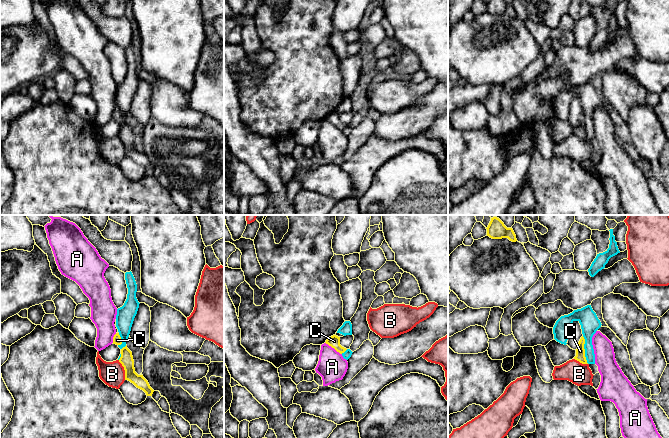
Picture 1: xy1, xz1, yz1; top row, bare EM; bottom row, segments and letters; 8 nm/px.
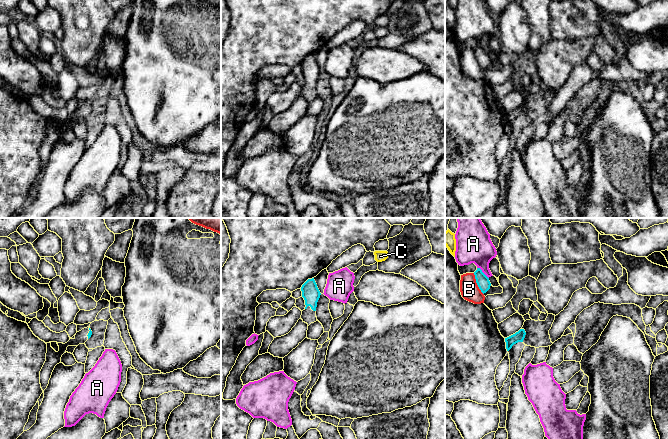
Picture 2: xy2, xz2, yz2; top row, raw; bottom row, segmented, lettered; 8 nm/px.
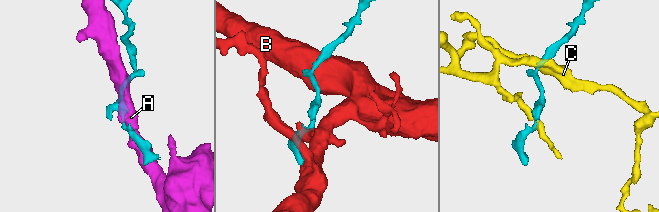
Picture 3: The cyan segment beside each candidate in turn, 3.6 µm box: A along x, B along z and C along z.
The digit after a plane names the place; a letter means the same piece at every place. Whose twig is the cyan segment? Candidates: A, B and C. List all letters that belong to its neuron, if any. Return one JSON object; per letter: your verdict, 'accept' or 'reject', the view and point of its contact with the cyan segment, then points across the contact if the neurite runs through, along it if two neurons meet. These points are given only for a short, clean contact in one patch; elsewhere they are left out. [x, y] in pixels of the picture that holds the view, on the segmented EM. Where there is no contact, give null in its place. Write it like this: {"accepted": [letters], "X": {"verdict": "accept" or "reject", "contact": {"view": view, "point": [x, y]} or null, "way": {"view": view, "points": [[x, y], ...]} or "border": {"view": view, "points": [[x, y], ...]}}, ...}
{"accepted": [], "A": {"verdict": "reject", "contact": {"view": "yz1", "point": [592, 347]}}, "B": {"verdict": "reject", "contact": {"view": "yz2", "point": [477, 284]}, "border": {"view": "yz2", "points": [[473, 273], [476, 284], [483, 294]]}}, "C": {"verdict": "reject", "contact": {"view": "yz1", "point": [585, 350]}, "border": {"view": "yz1", "points": [[582, 336], [584, 339], [585, 359], [588, 363]]}}}

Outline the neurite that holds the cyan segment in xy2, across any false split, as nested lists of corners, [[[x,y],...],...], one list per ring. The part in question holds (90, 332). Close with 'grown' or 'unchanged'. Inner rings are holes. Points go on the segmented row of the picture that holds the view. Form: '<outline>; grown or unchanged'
[[[89,327],[82,329],[77,332],[74,339],[71,339],[63,344],[57,343],[59,346],[59,351],[56,352],[52,347],[51,343],[47,344],[47,353],[46,353],[46,361],[40,371],[40,384],[41,388],[44,391],[51,378],[52,372],[57,364],[61,362],[61,357],[64,353],[66,353],[68,346],[78,346],[79,344],[85,344],[85,342],[91,337],[92,331]]]; grown

